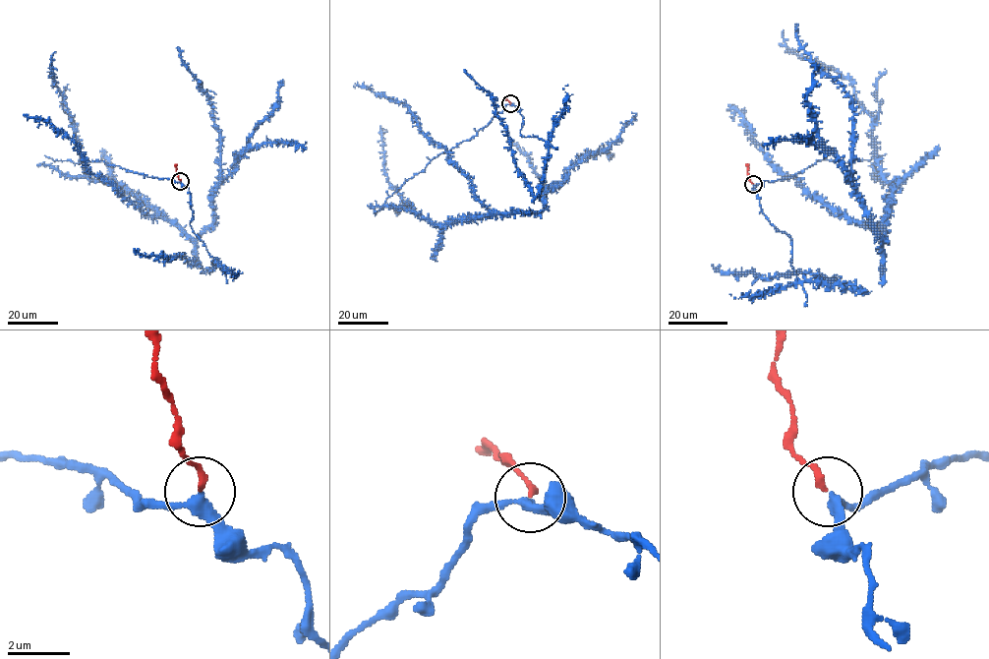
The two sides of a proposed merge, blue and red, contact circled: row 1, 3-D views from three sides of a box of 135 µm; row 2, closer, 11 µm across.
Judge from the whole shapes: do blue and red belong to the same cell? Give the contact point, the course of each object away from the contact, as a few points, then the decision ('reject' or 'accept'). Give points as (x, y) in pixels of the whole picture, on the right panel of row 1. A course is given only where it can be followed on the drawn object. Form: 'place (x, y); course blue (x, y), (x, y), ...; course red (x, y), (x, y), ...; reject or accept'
place (753, 184); course blue (753, 184), (817, 160), (869, 160), (896, 186), (883, 253), (852, 180), (851, 96), (803, 49), (797, 24); course red (753, 184), (749, 180), (747, 163); accept

